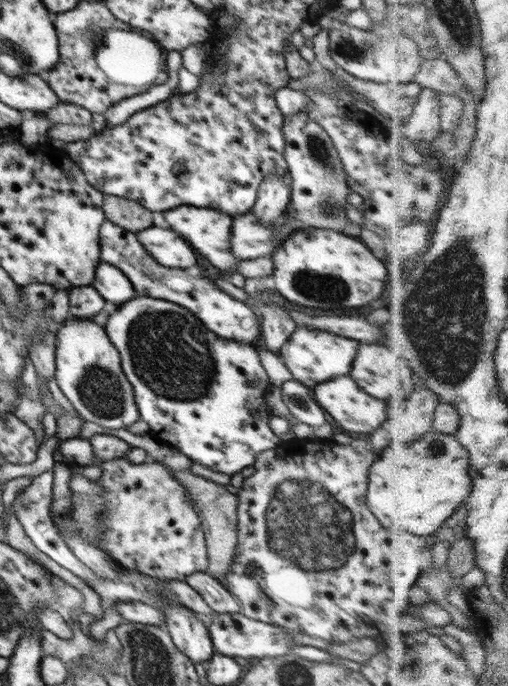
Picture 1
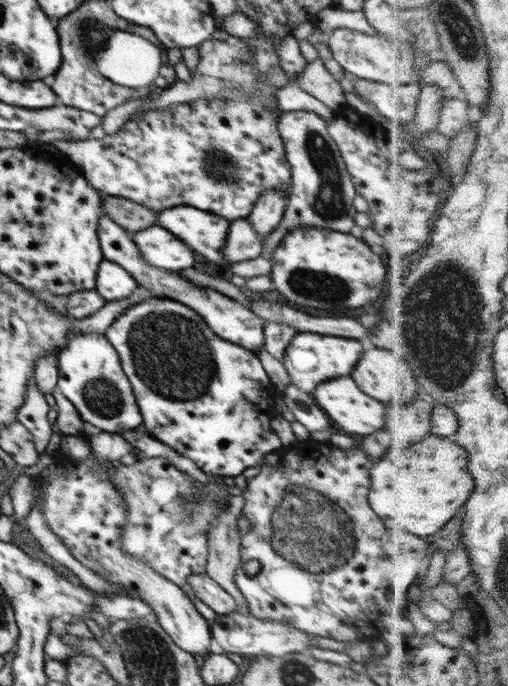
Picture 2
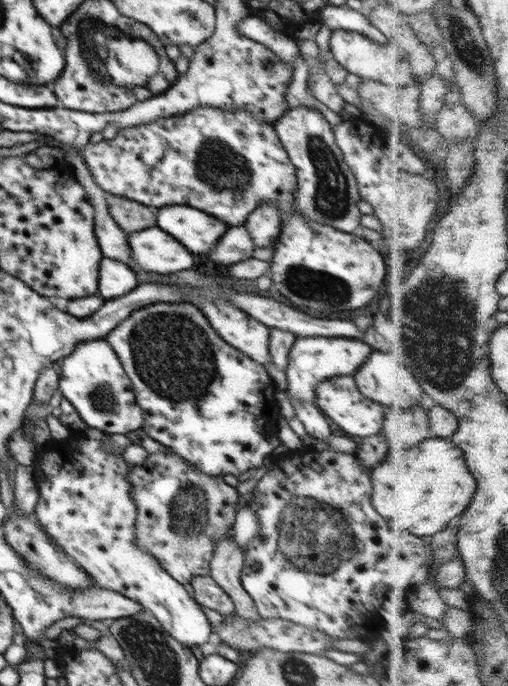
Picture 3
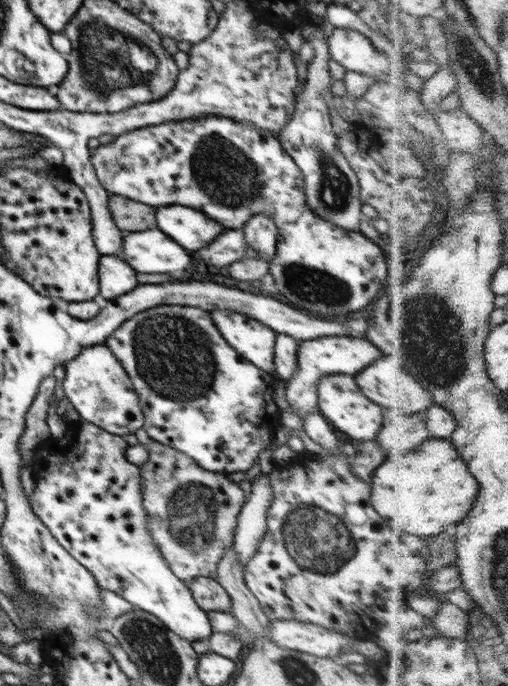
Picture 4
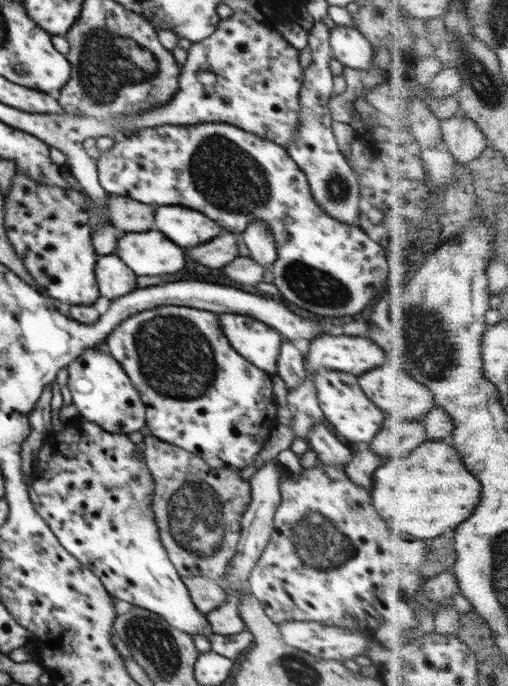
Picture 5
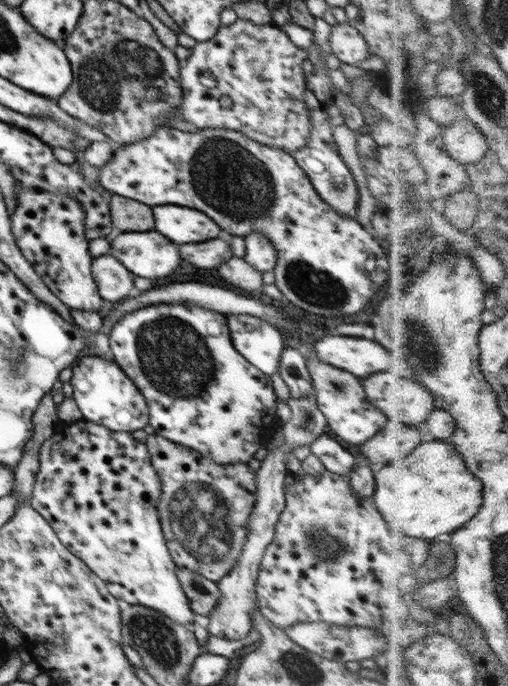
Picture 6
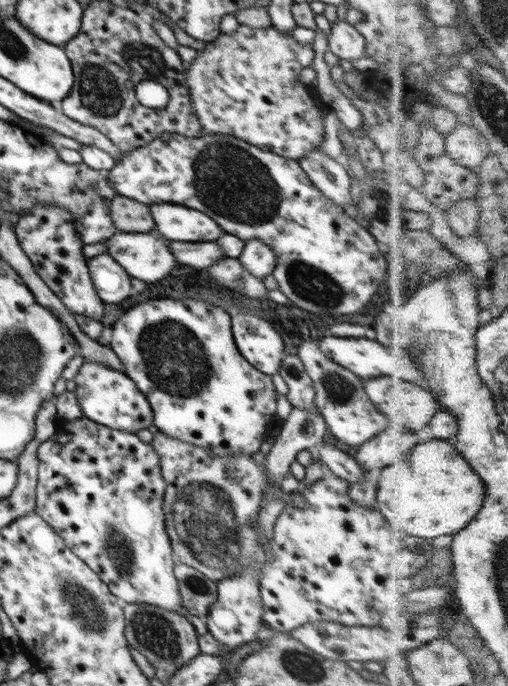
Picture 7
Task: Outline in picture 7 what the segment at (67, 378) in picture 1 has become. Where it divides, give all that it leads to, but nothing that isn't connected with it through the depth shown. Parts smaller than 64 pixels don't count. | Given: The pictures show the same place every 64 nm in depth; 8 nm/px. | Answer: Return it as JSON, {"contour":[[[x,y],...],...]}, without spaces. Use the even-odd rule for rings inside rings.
{"contour":[[[84,361],[73,380],[76,382],[78,404],[86,418],[114,430],[130,431],[131,433],[136,433],[138,430],[154,424],[154,414],[150,402],[136,383],[124,372],[100,365],[100,363]]]}

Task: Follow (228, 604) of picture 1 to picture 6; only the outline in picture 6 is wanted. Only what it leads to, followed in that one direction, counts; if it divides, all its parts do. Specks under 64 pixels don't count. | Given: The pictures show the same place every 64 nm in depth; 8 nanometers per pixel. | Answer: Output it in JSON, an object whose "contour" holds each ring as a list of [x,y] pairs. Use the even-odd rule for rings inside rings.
{"contour":[[[178,569],[177,576],[190,601],[190,609],[196,614],[208,616],[220,600],[217,583],[187,569]]]}

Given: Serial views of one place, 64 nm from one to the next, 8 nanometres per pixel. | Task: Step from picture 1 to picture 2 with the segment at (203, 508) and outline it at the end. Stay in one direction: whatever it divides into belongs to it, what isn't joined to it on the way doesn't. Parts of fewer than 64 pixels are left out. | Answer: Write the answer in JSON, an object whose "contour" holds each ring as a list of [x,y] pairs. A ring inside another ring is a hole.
{"contour":[[[238,493],[228,495],[227,510],[218,514],[217,518],[215,518],[215,522],[211,524],[211,529],[207,533],[208,560],[205,565],[205,571],[209,578],[212,578],[220,587],[234,597],[234,600],[236,600],[236,606],[238,610],[240,610],[240,613],[249,616],[246,598],[244,598],[244,594],[239,592],[238,588],[234,585],[233,578],[237,566],[242,564],[240,556],[241,533],[239,532],[237,523],[241,516],[243,505],[244,498],[238,495]]]}

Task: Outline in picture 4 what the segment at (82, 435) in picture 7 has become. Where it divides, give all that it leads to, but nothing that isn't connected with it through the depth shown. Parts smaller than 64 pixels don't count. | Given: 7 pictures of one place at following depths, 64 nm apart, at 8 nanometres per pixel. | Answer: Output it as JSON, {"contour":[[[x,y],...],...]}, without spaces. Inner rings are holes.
{"contour":[[[84,423],[68,429],[62,438],[54,438],[48,436],[45,440],[42,441],[42,445],[36,451],[35,459],[40,461],[40,466],[44,470],[44,476],[42,478],[36,478],[36,488],[34,488],[34,494],[32,494],[31,508],[34,511],[34,515],[42,522],[42,525],[49,530],[52,537],[68,551],[72,557],[74,557],[84,568],[86,568],[96,580],[98,587],[100,589],[110,590],[119,597],[122,597],[128,602],[136,606],[137,609],[142,609],[162,620],[162,624],[166,628],[172,630],[174,634],[178,634],[182,640],[185,640],[186,643],[198,643],[199,640],[206,640],[211,637],[212,630],[209,618],[207,617],[206,611],[202,610],[198,603],[194,600],[192,596],[192,591],[189,589],[186,584],[182,583],[170,570],[168,562],[164,560],[158,548],[153,544],[151,537],[146,529],[146,511],[142,507],[142,476],[140,476],[140,466],[135,465],[128,461],[126,458],[126,450],[128,444],[124,442],[124,438],[121,436],[110,434],[105,430],[102,430],[99,426],[96,426],[91,423]]]}

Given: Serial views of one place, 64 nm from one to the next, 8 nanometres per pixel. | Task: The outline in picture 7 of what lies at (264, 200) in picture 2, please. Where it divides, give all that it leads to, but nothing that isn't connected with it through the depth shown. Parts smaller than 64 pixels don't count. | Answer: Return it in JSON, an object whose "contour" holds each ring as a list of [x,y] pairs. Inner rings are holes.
{"contour":[[[250,239],[245,241],[244,248],[237,258],[244,269],[248,269],[256,277],[264,279],[268,274],[272,274],[277,264],[274,251],[260,239]]]}

